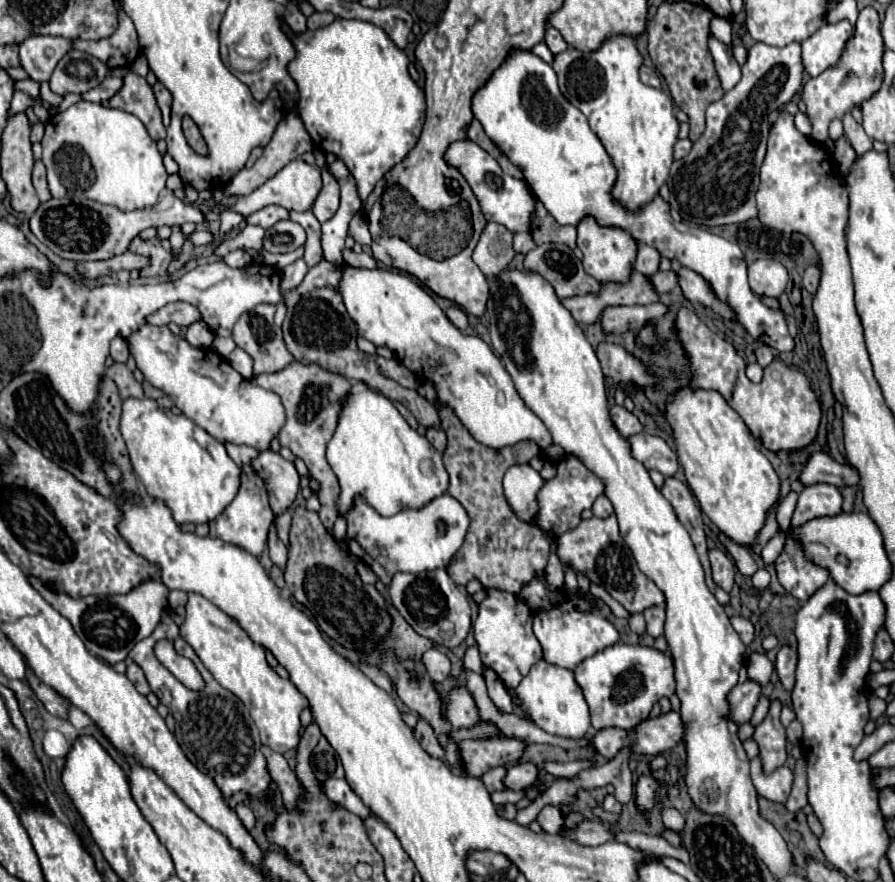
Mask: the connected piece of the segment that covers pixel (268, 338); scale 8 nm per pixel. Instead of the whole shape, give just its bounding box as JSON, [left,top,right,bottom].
[234,304,294,376]

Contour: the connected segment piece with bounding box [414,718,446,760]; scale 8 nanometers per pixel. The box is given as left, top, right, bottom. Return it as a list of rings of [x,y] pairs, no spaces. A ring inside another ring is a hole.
[[[418,720],[418,724],[416,724],[416,728],[414,728],[414,734],[416,734],[416,738],[418,738],[418,742],[422,744],[422,748],[430,754],[430,756],[434,756],[434,758],[440,758],[440,760],[444,760],[444,748],[442,748],[442,744],[438,742],[438,736],[436,736],[436,732],[434,732],[434,728],[426,722],[426,720]]]

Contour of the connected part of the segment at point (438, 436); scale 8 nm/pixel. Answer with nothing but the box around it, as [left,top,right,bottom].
[426,428,446,452]

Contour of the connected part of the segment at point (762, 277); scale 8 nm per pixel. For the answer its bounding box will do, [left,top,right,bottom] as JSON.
[748,260,788,298]

